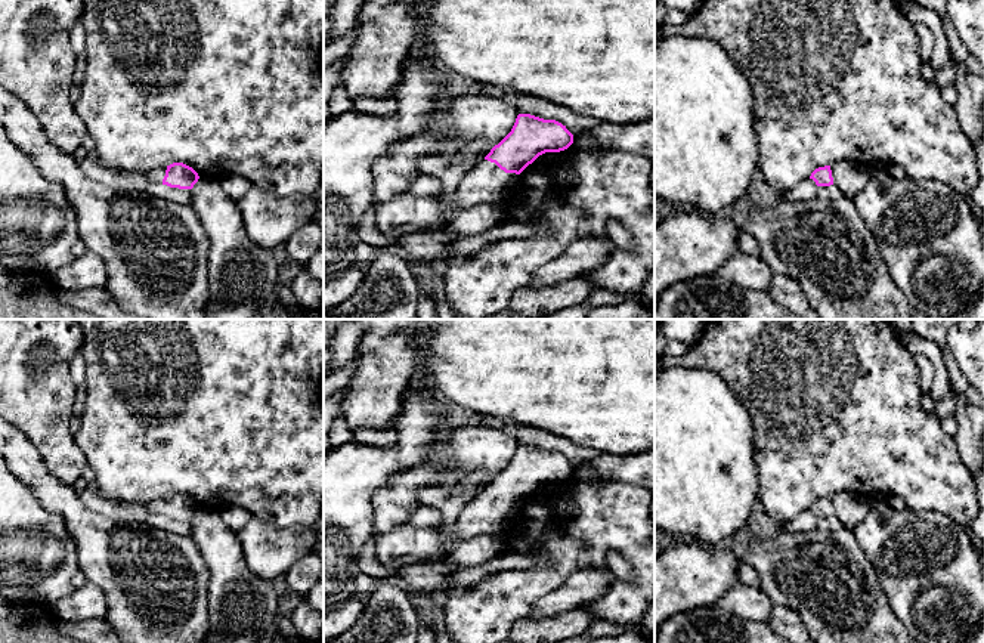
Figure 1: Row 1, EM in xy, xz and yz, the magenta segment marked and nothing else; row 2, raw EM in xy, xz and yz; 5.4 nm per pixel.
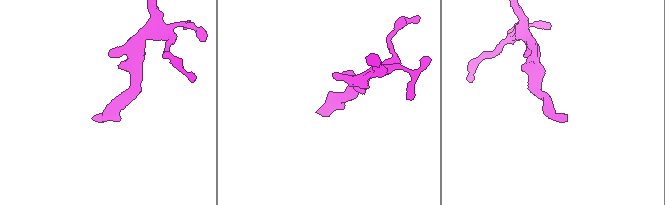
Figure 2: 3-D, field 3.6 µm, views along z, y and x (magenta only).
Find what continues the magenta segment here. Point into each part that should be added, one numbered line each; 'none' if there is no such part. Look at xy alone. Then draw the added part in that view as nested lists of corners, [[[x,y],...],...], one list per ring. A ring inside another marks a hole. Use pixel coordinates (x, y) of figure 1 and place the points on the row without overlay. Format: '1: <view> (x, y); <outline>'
1: xy (157, 506); [[[167,497],[154,500],[151,504],[146,506],[148,511],[152,514],[163,514],[163,510],[165,507]]]

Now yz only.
1: yz (850, 510); [[[836,494],[830,497],[833,516],[839,519],[845,528],[857,526],[870,510],[866,498],[858,498],[851,494]]]

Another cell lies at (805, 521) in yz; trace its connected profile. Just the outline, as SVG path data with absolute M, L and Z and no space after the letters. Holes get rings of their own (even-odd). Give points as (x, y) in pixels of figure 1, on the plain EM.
M813 510L801 511L790 522L780 523L782 532L810 532L817 528L817 516Z

